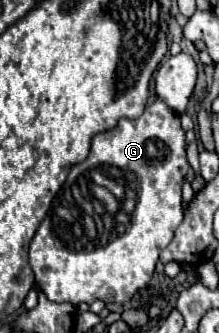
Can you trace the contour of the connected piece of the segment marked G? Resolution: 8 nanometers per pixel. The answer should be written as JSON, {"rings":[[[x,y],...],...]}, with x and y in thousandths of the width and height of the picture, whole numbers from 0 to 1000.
{"rings":[[[708,300],[689,318],[671,318],[626,360],[562,354],[516,390],[425,408],[406,468],[324,505],[306,547],[370,547],[388,523],[388,535],[434,559],[489,565],[525,589],[543,625],[525,643],[507,643],[516,661],[498,661],[498,637],[479,637],[479,661],[452,655],[434,685],[379,673],[361,679],[361,667],[269,649],[251,631],[205,649],[132,739],[132,793],[160,817],[160,853],[178,871],[233,907],[324,907],[342,919],[370,907],[416,913],[434,901],[543,913],[589,907],[607,883],[689,841],[726,757],[790,721],[799,679],[817,679],[836,661],[826,553],[854,511],[863,486],[845,468],[845,396],[826,384],[817,348],[744,300]]]}

